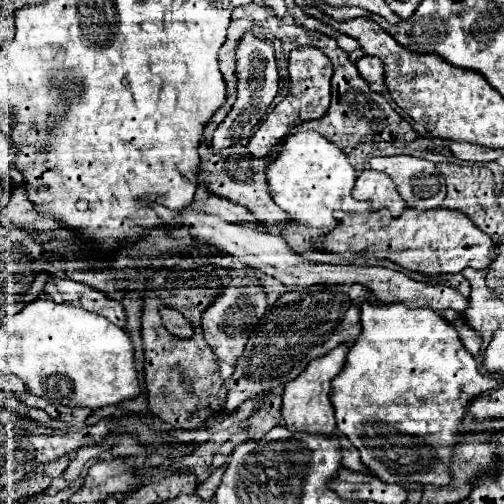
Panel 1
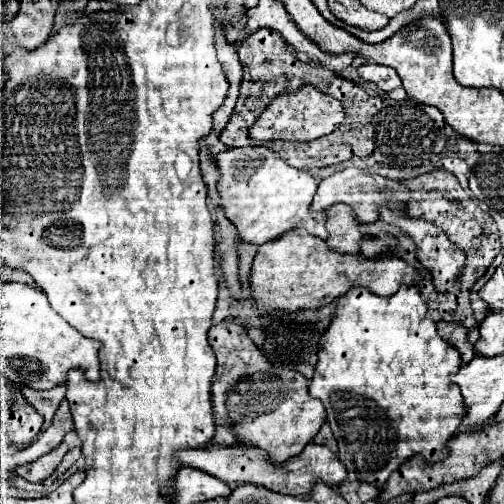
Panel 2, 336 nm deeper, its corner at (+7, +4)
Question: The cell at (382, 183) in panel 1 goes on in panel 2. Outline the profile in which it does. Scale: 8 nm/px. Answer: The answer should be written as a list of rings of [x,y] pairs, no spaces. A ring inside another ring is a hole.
[[[334,203],[328,209],[328,231],[330,237],[326,239],[328,247],[340,253],[360,253],[360,243],[364,241],[364,233],[360,231],[360,221],[352,215],[352,209],[346,203]]]

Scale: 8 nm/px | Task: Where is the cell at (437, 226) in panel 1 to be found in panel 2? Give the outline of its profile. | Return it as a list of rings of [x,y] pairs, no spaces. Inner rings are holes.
[[[292,229],[280,239],[272,239],[260,245],[252,263],[252,297],[262,313],[272,309],[278,311],[300,311],[310,307],[324,307],[336,297],[348,293],[350,287],[366,287],[376,295],[390,297],[400,285],[420,285],[426,269],[416,269],[404,259],[394,255],[362,257],[362,255],[340,255],[332,251],[324,239],[308,235],[304,229]]]

